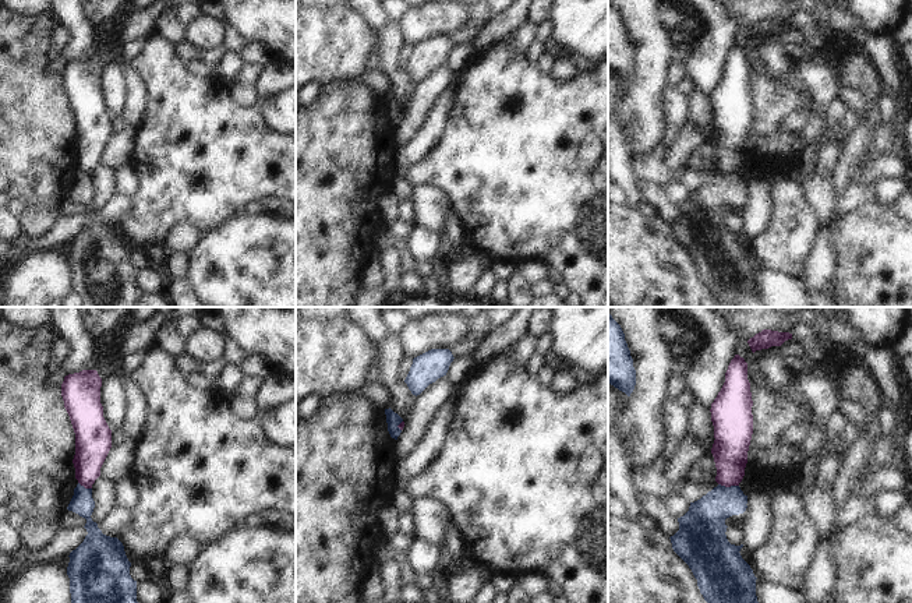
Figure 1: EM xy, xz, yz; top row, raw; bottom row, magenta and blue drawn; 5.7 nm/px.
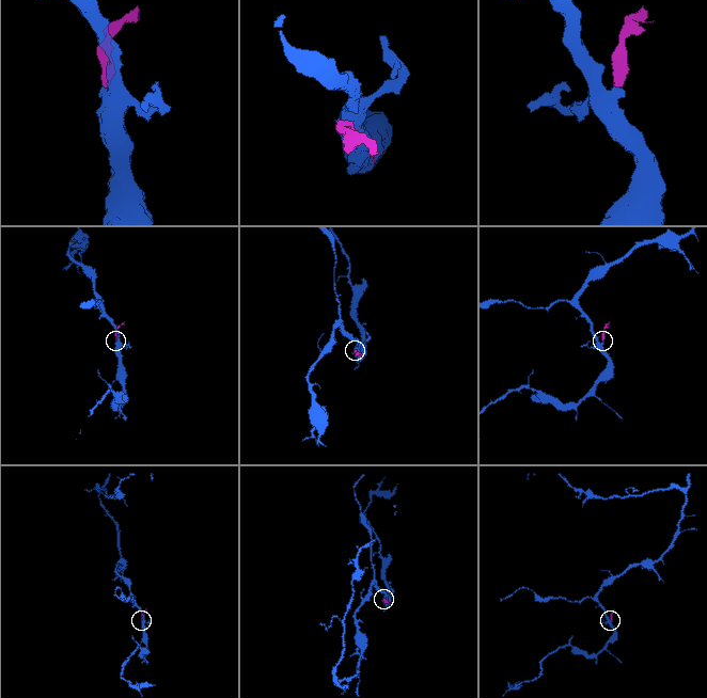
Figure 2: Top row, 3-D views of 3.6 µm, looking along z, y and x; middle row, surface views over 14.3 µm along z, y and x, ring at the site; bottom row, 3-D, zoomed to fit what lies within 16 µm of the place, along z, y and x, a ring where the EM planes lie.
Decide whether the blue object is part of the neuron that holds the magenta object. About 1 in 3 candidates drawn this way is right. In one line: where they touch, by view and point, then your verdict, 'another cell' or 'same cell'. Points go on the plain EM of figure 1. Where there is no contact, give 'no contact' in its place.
yz (728, 173) | another cell

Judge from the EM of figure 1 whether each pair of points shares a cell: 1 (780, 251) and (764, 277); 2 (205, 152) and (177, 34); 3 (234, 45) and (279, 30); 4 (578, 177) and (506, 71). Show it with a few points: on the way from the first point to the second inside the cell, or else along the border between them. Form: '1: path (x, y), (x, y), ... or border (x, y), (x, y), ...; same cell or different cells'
1: border (757, 265), (801, 278); different cells
2: border (155, 32), (173, 46); different cells
3: border (228, 24), (244, 43); different cells
4: path (551, 151), (526, 126), (525, 98); same cell

